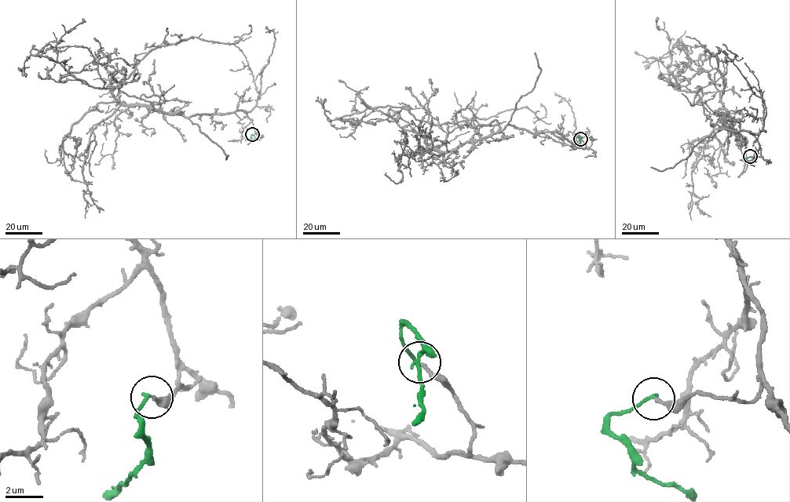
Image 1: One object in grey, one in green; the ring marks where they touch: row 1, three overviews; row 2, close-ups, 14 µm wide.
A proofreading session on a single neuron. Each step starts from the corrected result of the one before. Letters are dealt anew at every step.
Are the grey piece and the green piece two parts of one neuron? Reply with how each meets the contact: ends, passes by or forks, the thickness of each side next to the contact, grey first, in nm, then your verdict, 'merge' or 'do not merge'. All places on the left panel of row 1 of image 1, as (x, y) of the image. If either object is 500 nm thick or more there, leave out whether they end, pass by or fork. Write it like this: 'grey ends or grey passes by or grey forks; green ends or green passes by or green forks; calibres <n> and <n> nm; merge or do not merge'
grey ends; green ends; calibres 220 and 190 nm; merge

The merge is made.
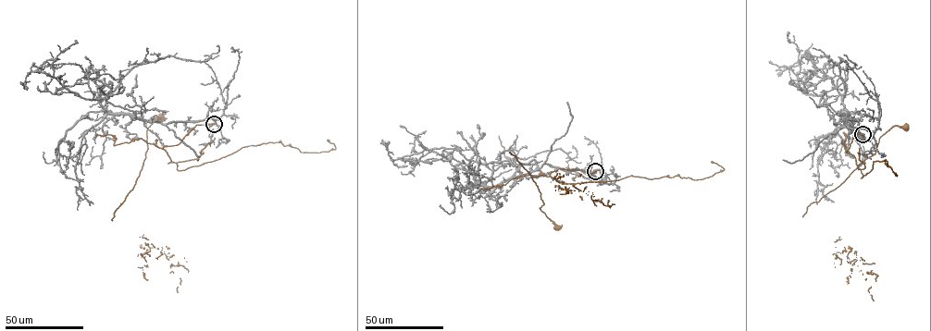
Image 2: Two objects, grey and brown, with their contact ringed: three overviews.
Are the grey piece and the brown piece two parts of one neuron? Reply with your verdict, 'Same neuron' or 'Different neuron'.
Different neuron

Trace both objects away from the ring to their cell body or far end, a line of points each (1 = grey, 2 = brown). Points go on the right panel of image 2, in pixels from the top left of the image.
1: (862, 134), (840, 128), (848, 113), (836, 64), (840, 60), (840, 68), (848, 69), (855, 64), (844, 55)
2: (862, 134), (854, 134), (845, 151), (862, 161), (875, 153), (880, 137), (895, 126), (906, 128)

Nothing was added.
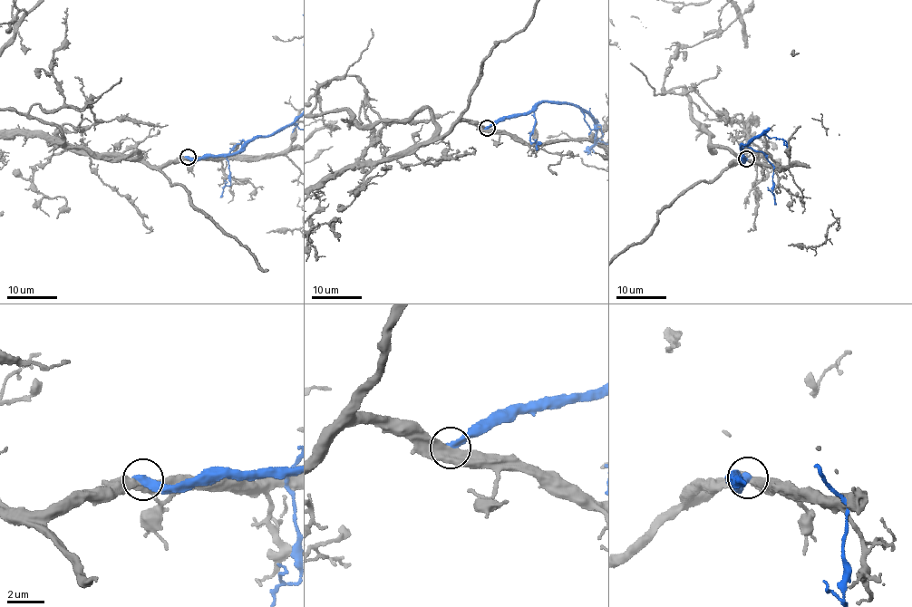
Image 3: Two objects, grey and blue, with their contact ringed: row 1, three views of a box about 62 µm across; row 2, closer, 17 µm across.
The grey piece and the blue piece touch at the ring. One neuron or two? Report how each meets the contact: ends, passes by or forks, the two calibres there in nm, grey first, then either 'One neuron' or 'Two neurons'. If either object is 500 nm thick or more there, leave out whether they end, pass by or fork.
Thickness 500 nm (grey) against 480 nm. Two neurons

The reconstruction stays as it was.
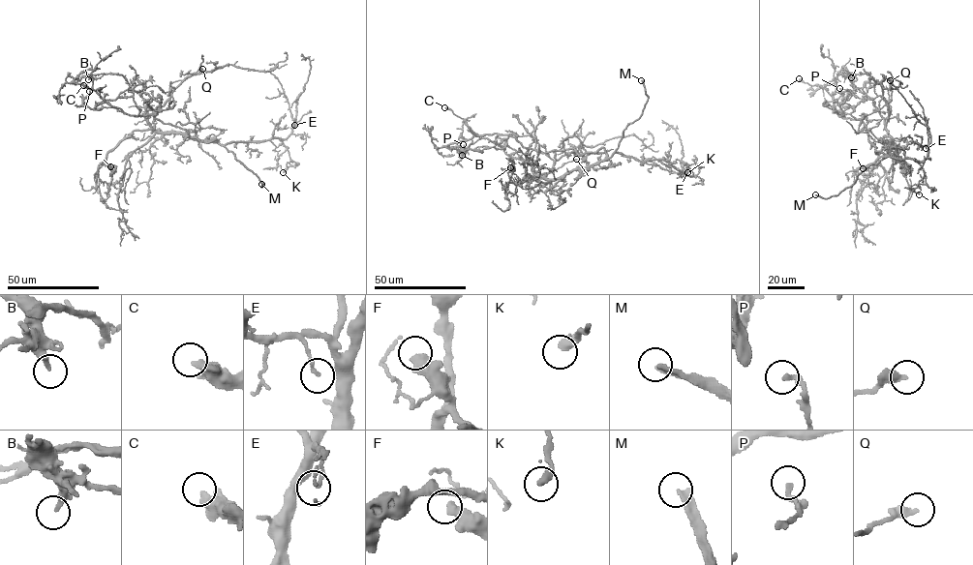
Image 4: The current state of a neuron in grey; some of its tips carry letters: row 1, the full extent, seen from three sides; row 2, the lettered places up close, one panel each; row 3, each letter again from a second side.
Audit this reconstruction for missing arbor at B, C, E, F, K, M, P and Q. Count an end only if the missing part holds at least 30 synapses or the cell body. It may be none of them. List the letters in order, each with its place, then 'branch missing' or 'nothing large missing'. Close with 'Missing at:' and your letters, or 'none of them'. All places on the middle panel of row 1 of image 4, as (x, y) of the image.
B: (462, 155) | nothing large missing
C: (444, 107) | nothing large missing
E: (687, 172) | nothing large missing
F: (510, 167) | nothing large missing
K: (687, 172) | nothing large missing
M: (641, 80) | branch missing
P: (463, 144) | nothing large missing
Q: (576, 159) | nothing large missing
Missing at: M

